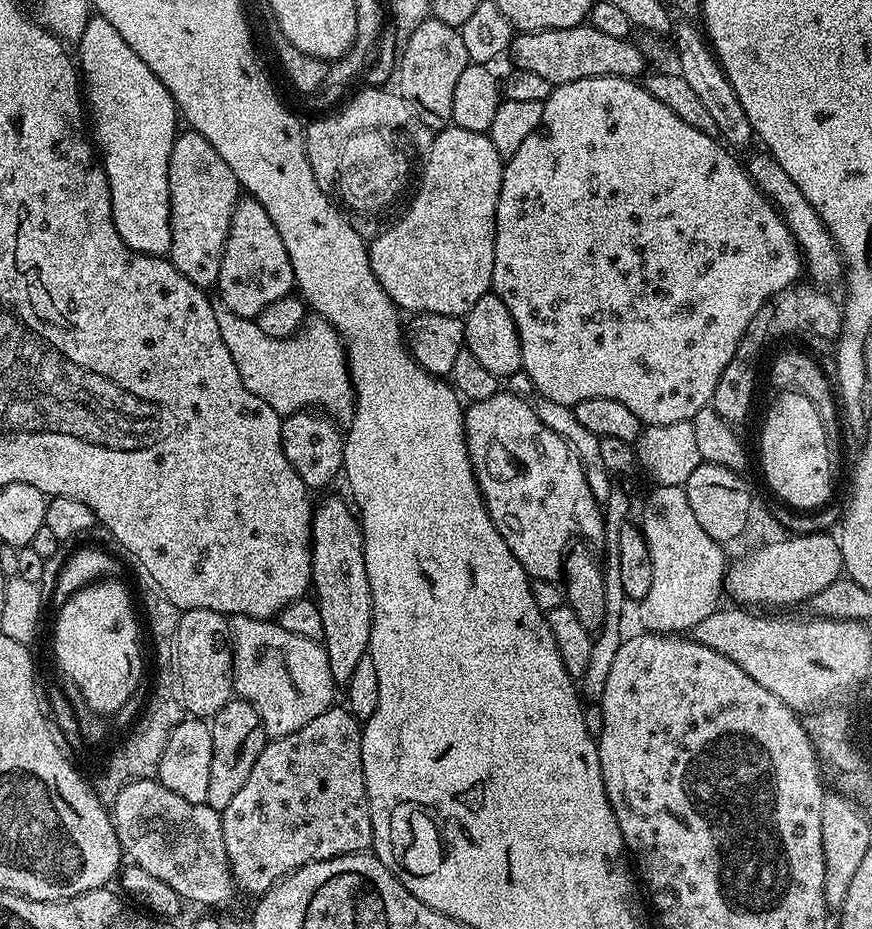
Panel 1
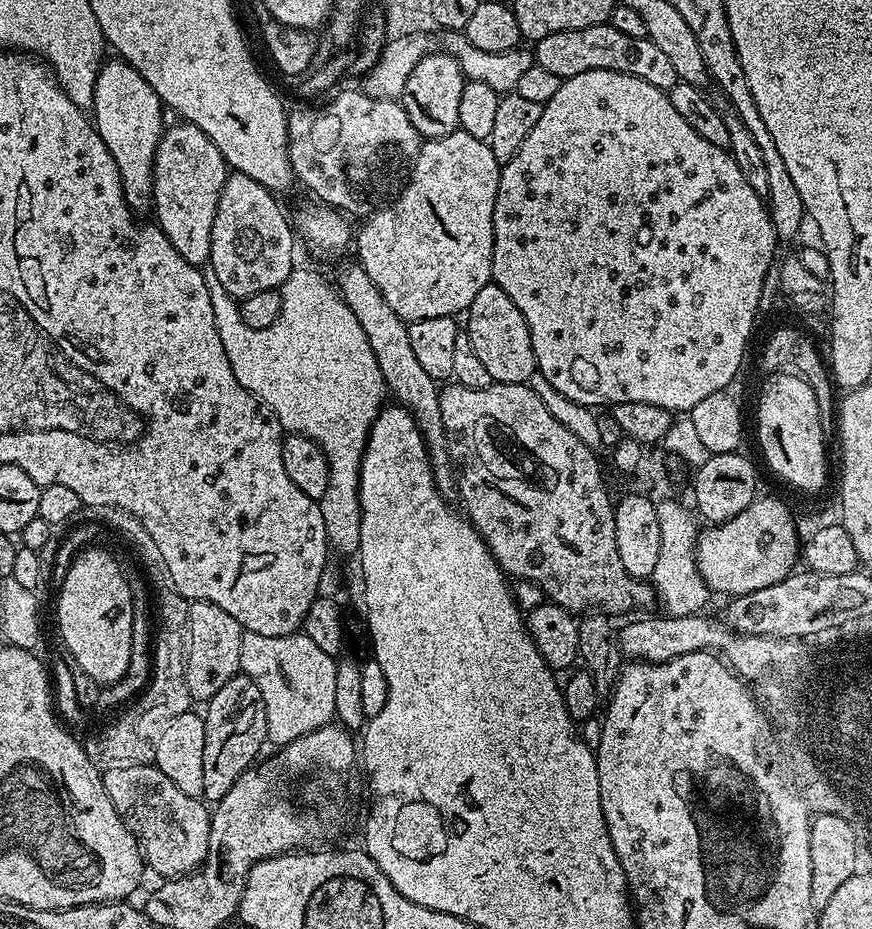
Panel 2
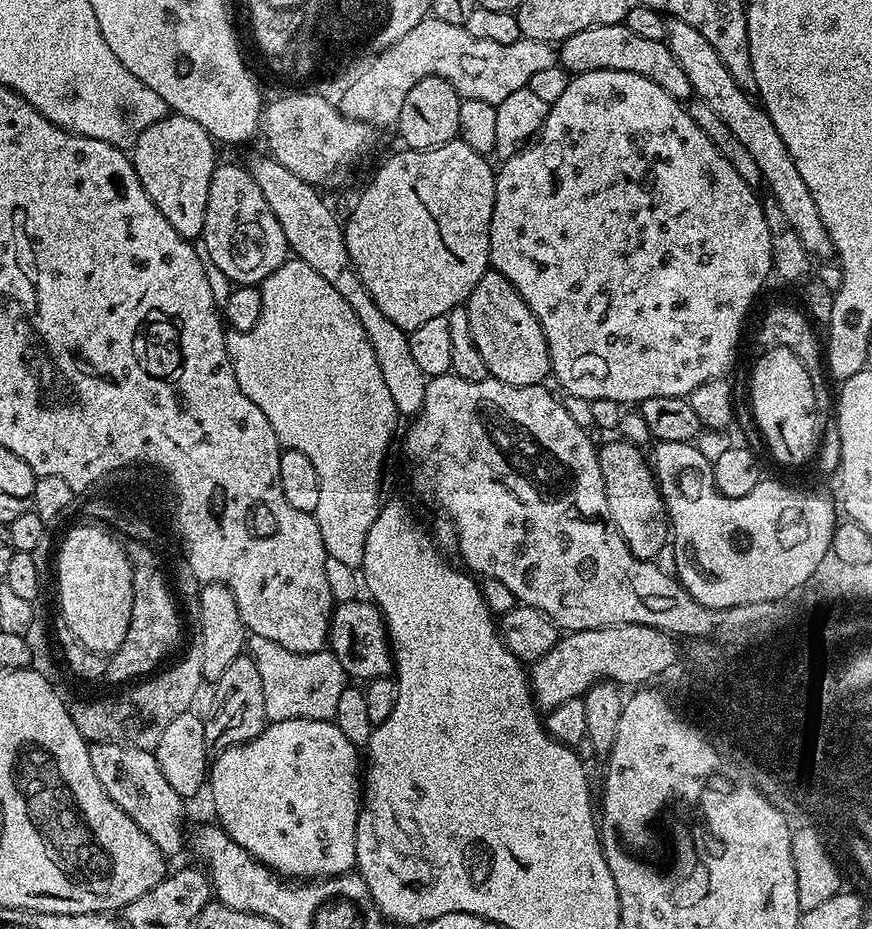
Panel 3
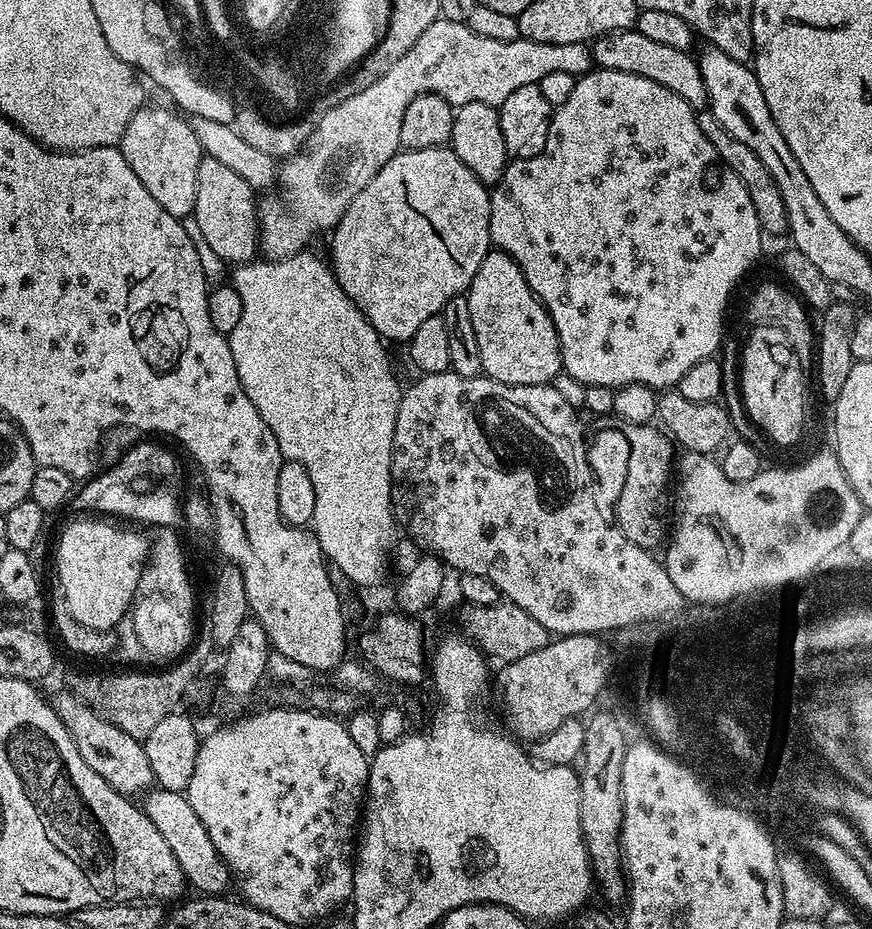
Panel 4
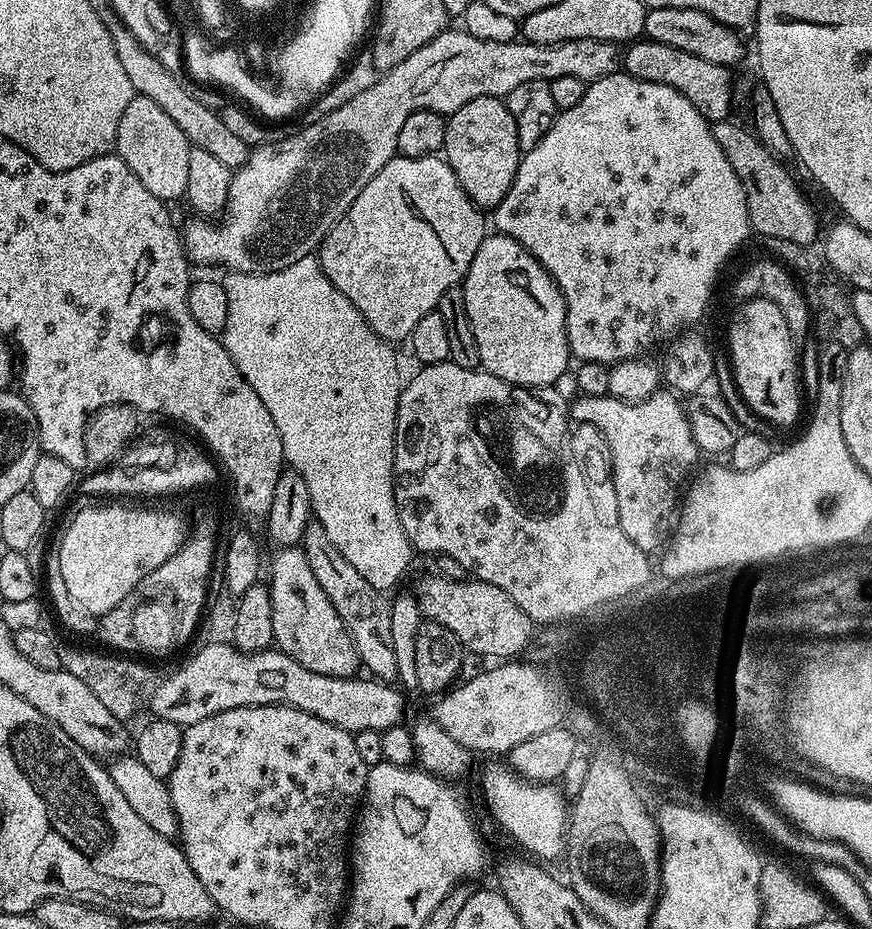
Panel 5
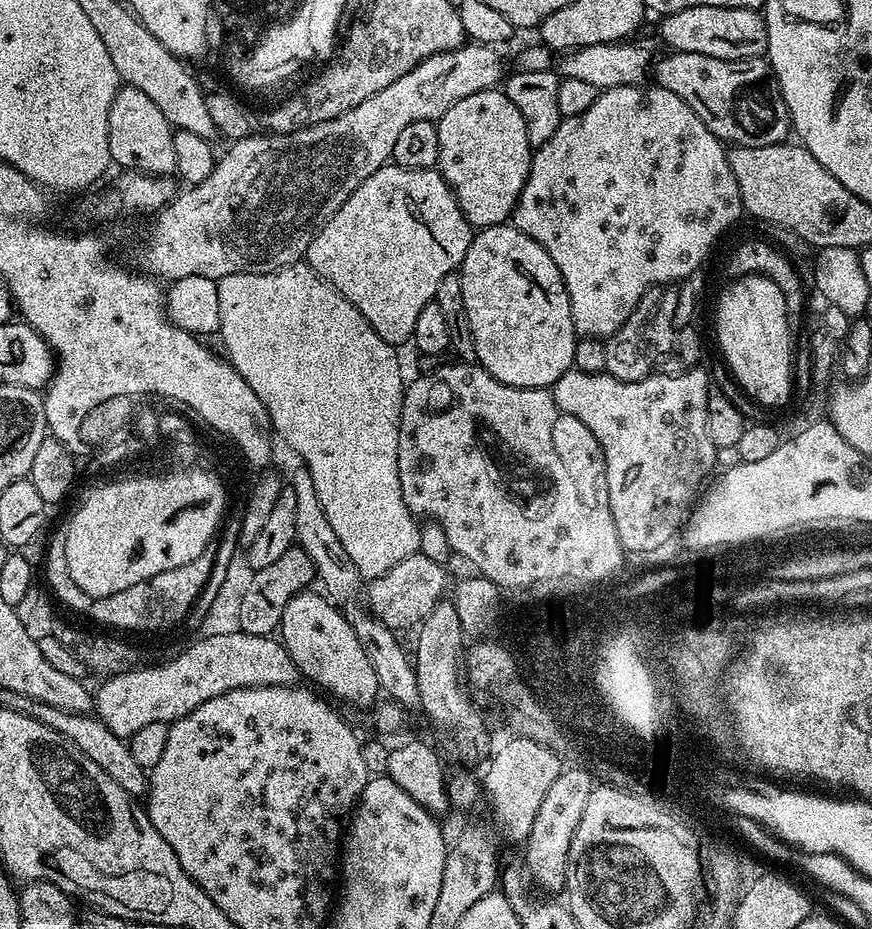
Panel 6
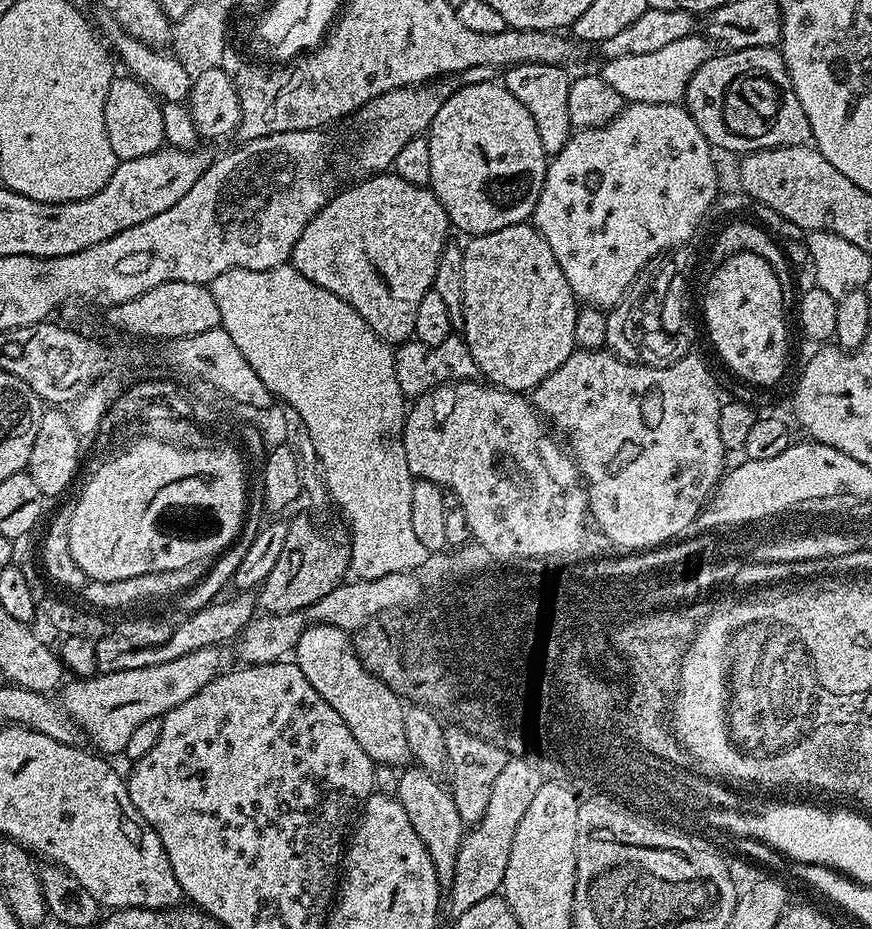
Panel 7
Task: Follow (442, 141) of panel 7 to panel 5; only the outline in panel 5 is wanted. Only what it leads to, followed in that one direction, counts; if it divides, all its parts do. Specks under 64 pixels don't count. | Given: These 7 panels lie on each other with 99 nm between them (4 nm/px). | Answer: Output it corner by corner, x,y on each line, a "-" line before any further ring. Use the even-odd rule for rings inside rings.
501,97
474,98
474,102
466,102
462,110
447,117
442,156
454,170
462,190
466,190
477,208
494,210
498,202
506,198
506,190
510,190
510,182
514,182
521,155
518,126
514,126
514,118

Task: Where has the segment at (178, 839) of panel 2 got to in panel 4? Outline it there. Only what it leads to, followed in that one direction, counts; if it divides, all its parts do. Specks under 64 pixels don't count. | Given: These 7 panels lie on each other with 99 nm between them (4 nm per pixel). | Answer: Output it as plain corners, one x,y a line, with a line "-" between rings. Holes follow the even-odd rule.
71,690
63,691
56,697
51,697
50,703
58,718
62,718
68,733
74,738
78,754
82,754
86,766
90,766
94,774
106,778
106,782
110,782
110,786
114,786
114,790
118,790
123,796
136,798
136,795
139,797
147,793
153,787
154,781
150,762
146,762
143,743
126,734
126,730
118,730
118,726
114,726
90,706
83,704

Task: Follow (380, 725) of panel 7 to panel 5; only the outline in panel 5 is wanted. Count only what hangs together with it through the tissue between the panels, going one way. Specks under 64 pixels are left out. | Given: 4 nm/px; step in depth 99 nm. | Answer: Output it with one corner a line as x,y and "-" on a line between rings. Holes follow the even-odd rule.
303,547
281,548
275,554
272,565
266,568
275,647
294,658
294,662
306,666
306,670
327,676
355,677
362,665
354,650
354,642
346,626
342,626
338,610
334,610
330,598
326,598
326,590
318,586
318,578
314,578
314,570
310,570
310,562
306,562

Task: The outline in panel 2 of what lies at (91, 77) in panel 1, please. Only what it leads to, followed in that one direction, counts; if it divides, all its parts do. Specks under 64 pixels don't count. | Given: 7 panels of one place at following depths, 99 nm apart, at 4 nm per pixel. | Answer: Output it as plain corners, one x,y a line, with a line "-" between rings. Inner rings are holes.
112,58
101,64
99,72
96,73
91,109
93,115
96,114
94,123
98,134
102,142
106,142
106,150
110,150
118,166
128,207
136,214
149,211
152,208
152,163
166,127
165,105
160,103
150,82
146,82
146,78
142,78
142,74
134,70
134,66
122,59

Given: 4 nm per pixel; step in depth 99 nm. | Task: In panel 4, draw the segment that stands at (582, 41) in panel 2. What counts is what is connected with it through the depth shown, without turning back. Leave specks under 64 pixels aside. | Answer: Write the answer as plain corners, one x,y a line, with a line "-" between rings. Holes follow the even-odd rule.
635,30
611,32
599,36
591,41
590,51
596,68
622,70
626,74
638,74
642,78
650,78
650,82
658,82
658,86
674,90
674,94
678,94
678,98
685,100
691,108
697,110
708,108
704,79
700,73
697,57
691,51
674,50
674,46
653,42
651,38
646,38

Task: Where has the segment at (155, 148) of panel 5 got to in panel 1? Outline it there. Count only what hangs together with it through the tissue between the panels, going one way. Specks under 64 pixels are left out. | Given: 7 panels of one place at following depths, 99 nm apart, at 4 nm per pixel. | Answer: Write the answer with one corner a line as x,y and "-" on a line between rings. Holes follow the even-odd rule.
191,130
179,133
170,150
170,259
194,286
205,290
216,284
222,266
222,254
230,230
236,203
242,198
242,189
234,170
226,166
222,154
206,142
202,134

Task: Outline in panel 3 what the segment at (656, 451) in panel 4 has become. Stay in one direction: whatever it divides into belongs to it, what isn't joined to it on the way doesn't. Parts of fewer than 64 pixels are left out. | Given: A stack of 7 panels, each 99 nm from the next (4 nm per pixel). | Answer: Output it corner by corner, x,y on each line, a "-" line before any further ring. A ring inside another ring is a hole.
623,446
616,448
612,456
616,464
605,463
604,485
606,486
606,502
610,506
610,518
622,534
626,546
630,546
630,554
640,560
655,561
660,551
670,544
670,525
668,511
664,500
660,497
660,487
656,485
656,473
639,447

